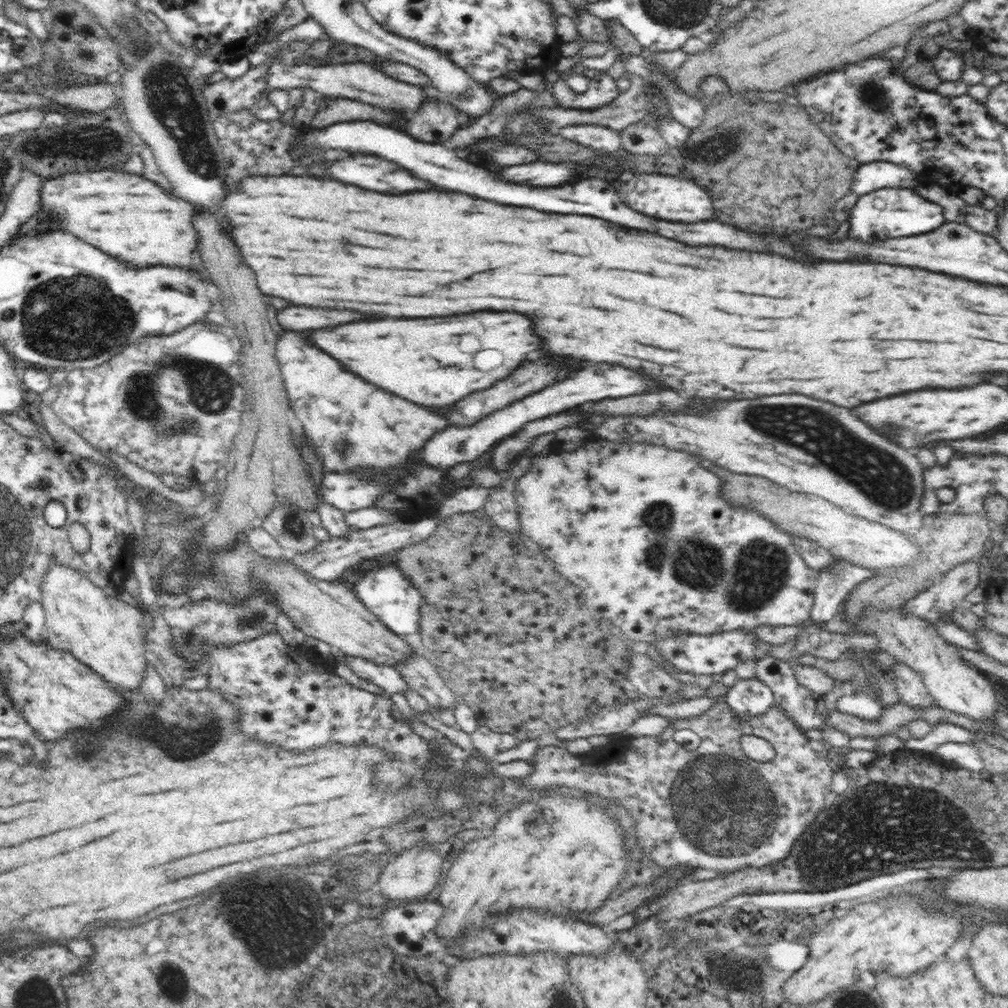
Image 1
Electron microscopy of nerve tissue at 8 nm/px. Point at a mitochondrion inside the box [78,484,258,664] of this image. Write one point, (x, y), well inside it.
(216, 567)

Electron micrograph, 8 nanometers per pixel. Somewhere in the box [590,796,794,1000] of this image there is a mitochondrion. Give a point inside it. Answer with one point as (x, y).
(724, 968)

